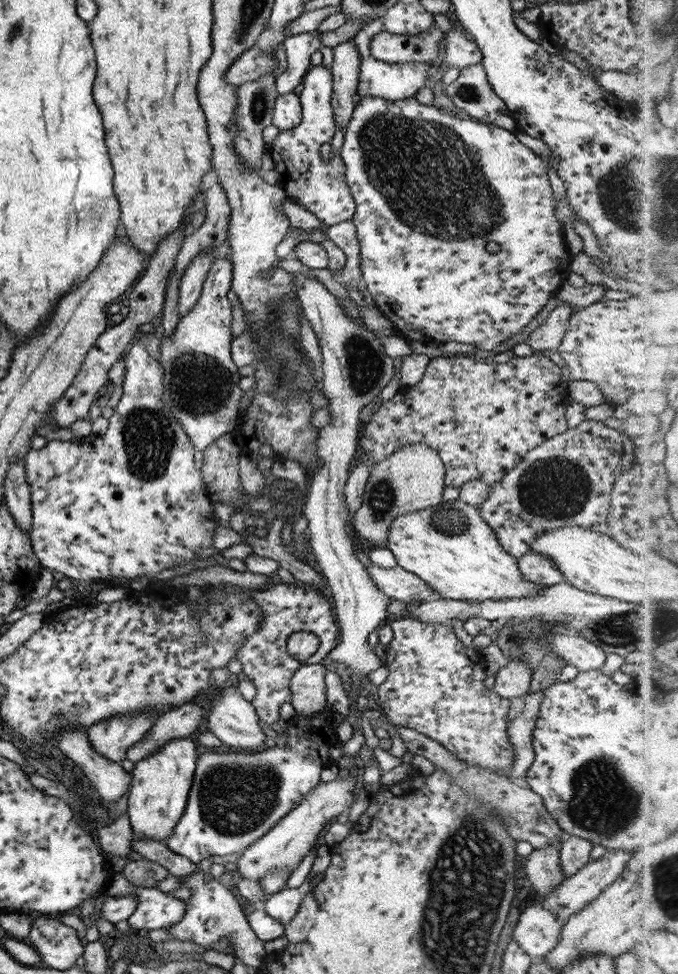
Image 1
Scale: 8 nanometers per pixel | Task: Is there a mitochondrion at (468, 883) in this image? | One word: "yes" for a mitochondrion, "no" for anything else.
yes

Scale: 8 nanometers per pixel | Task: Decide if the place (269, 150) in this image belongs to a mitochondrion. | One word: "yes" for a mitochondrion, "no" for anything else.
no

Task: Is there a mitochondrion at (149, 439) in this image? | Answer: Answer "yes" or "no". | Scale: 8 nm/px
yes

